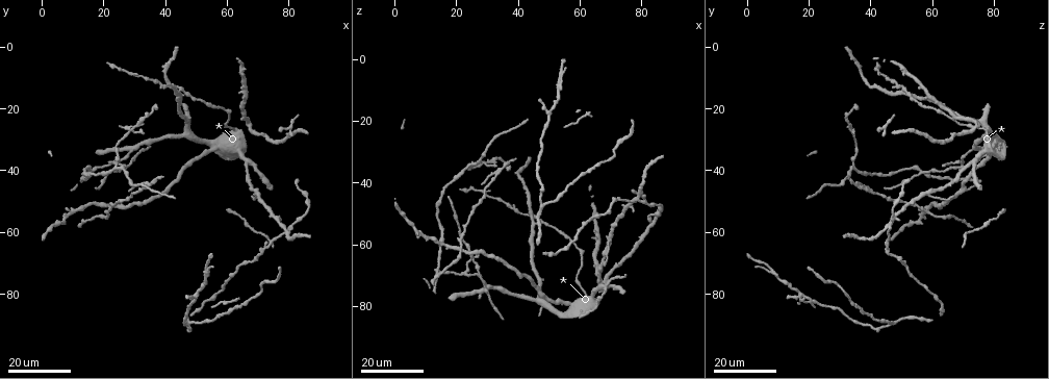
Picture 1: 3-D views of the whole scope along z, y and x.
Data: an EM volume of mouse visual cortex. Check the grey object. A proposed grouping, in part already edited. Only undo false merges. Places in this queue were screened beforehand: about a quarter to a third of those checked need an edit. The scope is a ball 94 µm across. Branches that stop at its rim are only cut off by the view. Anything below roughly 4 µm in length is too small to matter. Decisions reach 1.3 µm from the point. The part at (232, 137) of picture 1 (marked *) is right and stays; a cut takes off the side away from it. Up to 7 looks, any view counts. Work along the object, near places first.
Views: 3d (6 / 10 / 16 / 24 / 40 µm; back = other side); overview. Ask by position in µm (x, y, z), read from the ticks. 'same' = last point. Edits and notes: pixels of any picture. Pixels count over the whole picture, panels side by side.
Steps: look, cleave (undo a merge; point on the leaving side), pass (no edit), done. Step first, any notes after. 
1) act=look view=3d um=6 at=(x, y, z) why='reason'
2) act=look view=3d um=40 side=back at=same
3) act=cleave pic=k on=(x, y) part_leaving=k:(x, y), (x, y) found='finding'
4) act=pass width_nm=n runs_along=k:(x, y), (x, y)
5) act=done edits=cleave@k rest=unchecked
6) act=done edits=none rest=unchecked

act=look view=3d um=16 at=(69, 48, 58) why='four or more arms meet'

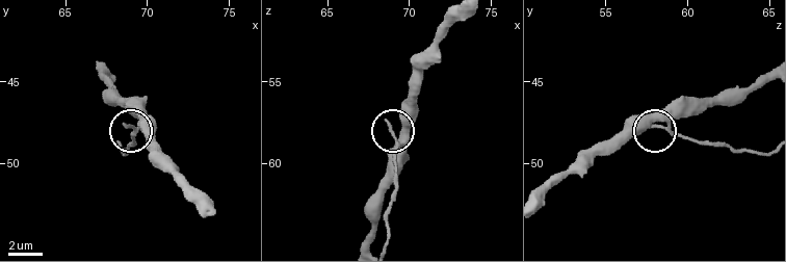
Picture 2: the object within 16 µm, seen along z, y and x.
act=look view=3d um=10 at=(69.5, 47.7, 58.9)

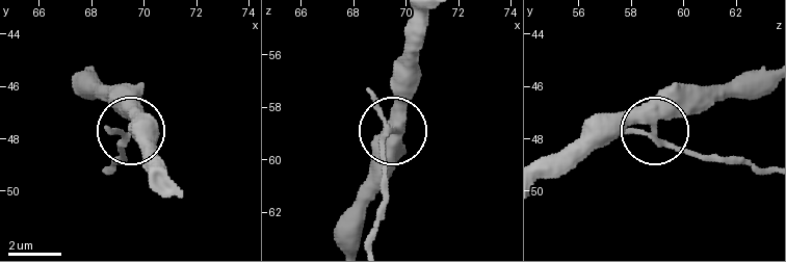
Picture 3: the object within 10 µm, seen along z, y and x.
act=cleave pic=3 on=(119, 150) part_leaving=3:(396, 130), (383, 150), (383, 210), (369, 244) found='a second neuron is stuck on'

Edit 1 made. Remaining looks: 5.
act=look view=overview

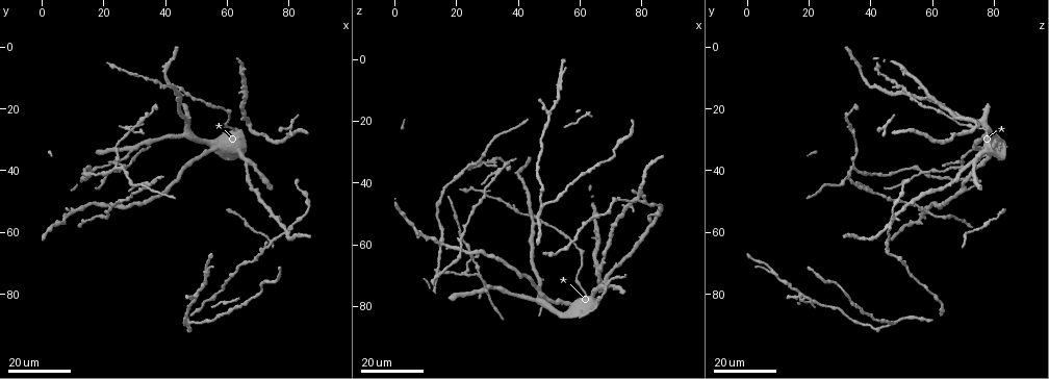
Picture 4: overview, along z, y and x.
act=look view=3d um=24 at=(23, 37, 69) why='looks like a crossing'

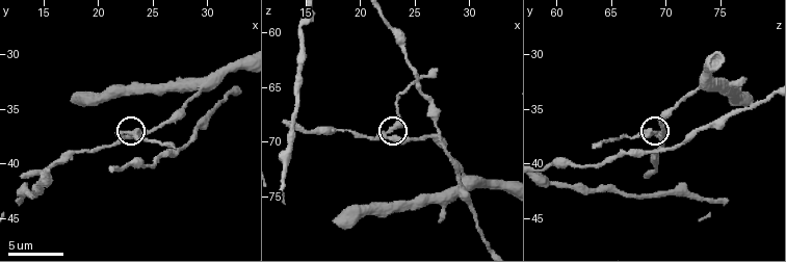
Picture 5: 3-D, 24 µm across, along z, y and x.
act=look view=3d um=10 at=(22.6, 37.0, 68.8)

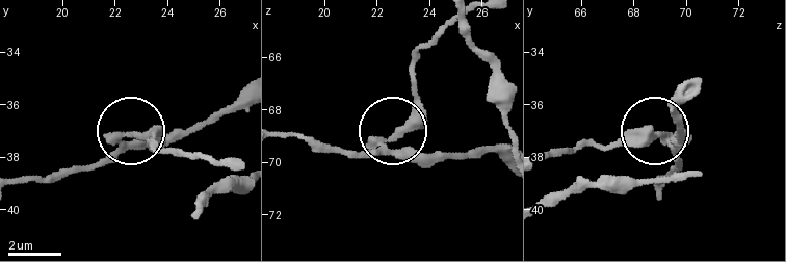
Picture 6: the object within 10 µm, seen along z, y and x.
act=pass runs_along=6:(504, 165), (485, 152), (404, 146), (395, 132), (417, 81) found='one neuron here'

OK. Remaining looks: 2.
act=look view=3d um=16 at=(25.4, 39.6, 64.6)

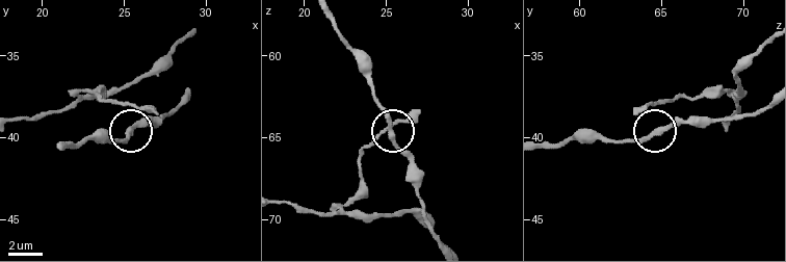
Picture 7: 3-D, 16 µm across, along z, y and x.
act=pass side_arm_um=25 runs_along=7:(191, 30), (92, 92), (126, 103), (130, 130), (162, 122) found='all the same neuron'

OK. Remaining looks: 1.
act=done edits=cleave@3 rest=unchecked

